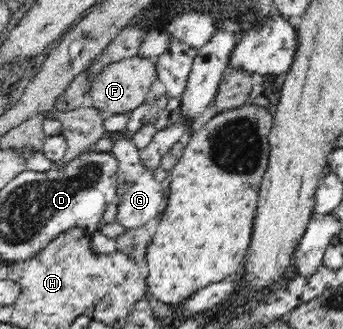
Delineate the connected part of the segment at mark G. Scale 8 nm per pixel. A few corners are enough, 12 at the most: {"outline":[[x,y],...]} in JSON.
{"outline":[[116,139],[116,223],[162,214],[166,190],[132,139]]}

